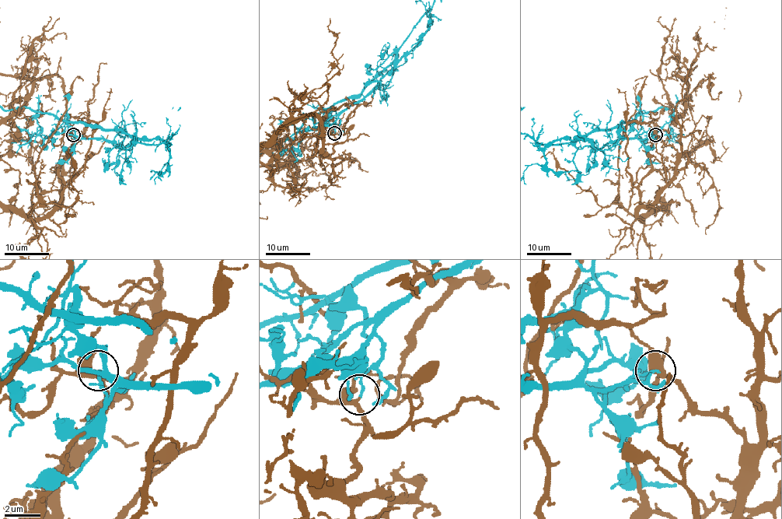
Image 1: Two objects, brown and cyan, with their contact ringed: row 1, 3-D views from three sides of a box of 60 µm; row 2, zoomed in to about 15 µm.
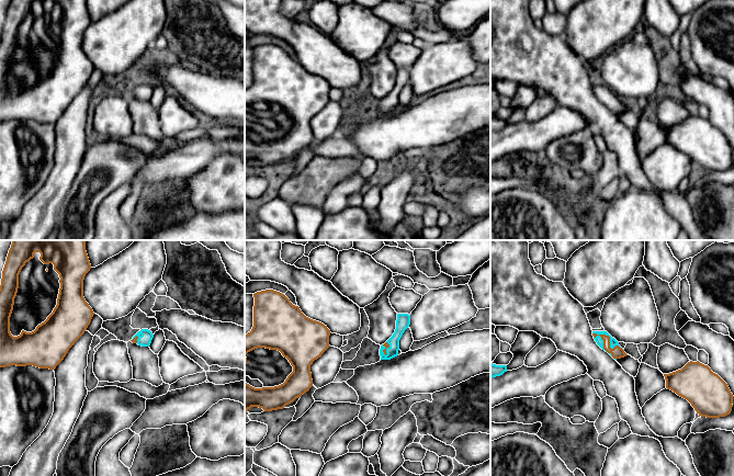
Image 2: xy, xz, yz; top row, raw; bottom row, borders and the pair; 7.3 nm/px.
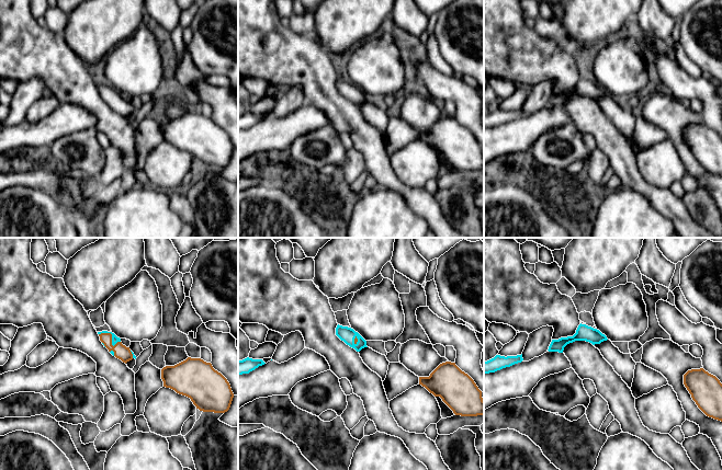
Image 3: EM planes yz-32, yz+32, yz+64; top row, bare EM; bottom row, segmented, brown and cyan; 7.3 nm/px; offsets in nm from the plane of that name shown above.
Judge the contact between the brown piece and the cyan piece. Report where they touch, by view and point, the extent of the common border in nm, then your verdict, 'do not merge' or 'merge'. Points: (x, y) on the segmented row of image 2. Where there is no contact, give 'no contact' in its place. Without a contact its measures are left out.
yz (609, 339) | 240 nm | do not merge

